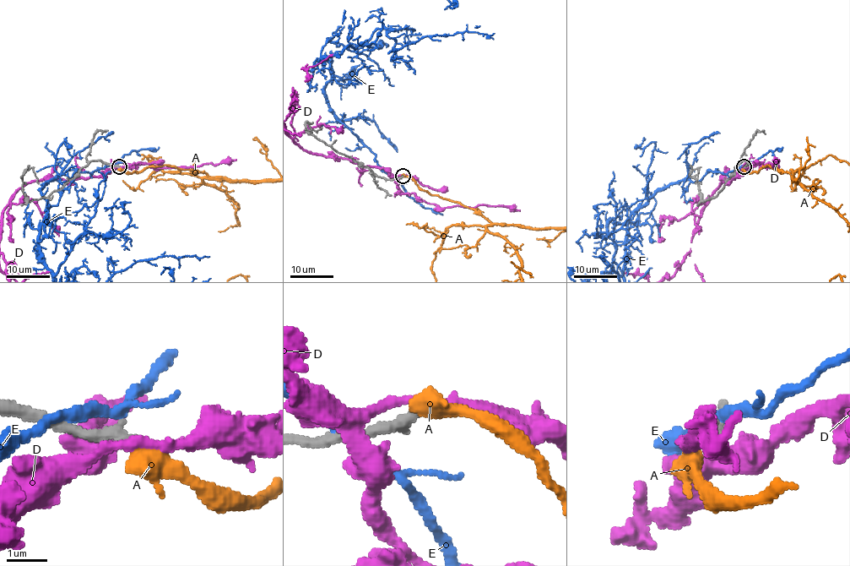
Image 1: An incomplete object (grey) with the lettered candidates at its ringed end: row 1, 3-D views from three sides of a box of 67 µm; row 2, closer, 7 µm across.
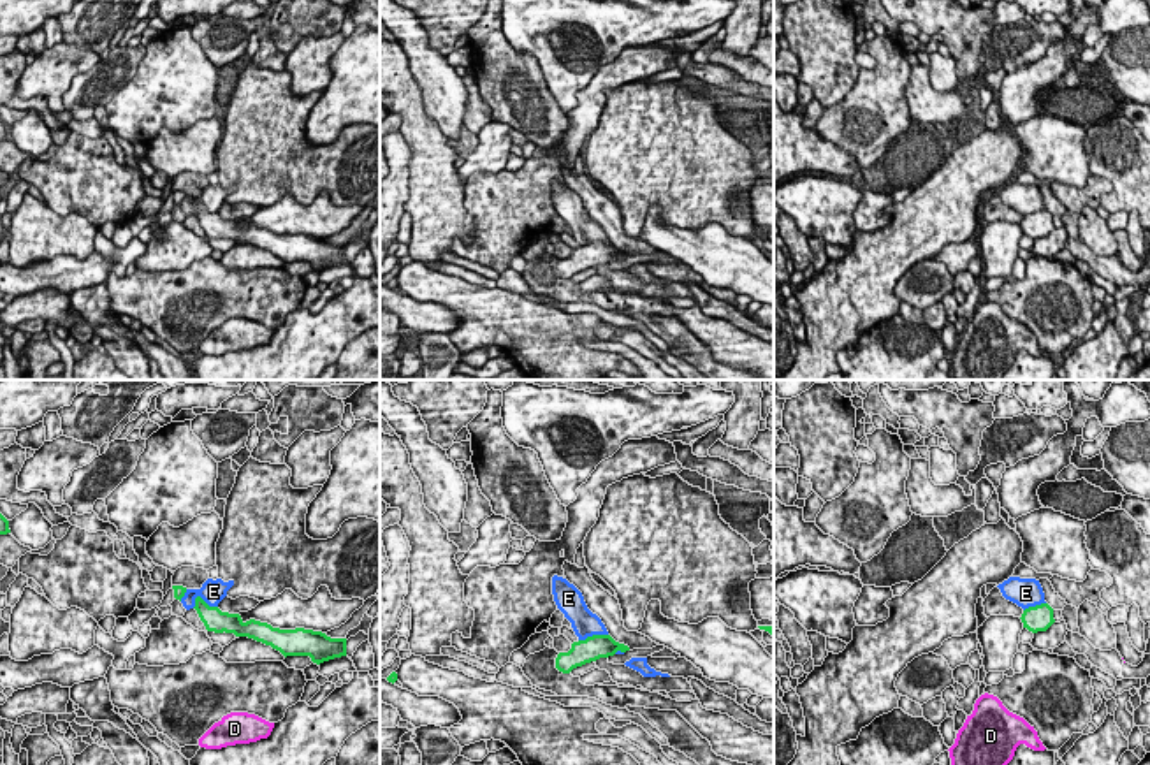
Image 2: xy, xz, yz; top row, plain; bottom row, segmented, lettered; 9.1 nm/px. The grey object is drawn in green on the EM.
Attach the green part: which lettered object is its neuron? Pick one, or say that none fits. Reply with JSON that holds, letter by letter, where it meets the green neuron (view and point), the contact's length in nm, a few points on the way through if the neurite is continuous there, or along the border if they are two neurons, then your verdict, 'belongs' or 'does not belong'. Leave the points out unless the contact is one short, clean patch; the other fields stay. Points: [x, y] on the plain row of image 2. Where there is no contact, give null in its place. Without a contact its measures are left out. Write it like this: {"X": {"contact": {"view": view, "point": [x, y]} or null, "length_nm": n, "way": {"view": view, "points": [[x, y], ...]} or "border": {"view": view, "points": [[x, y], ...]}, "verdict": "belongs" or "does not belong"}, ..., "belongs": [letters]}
{"A": {"contact": null, "verdict": "belongs"}, "D": {"contact": null, "verdict": "does not belong"}, "E": {"contact": {"view": "xy", "point": [201, 204]}, "length_nm": 240, "verdict": "does not belong"}, "belongs": ["A"]}

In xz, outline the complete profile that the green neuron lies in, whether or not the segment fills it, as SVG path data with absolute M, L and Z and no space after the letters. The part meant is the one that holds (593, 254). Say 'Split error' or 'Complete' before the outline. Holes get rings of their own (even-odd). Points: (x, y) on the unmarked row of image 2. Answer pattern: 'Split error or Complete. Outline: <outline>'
Complete. Outline: M593 241L586 246L573 248L568 259L559 259L556 274L563 280L570 280L577 273L614 262L617 257L626 259L630 253L615 248L610 241Z

